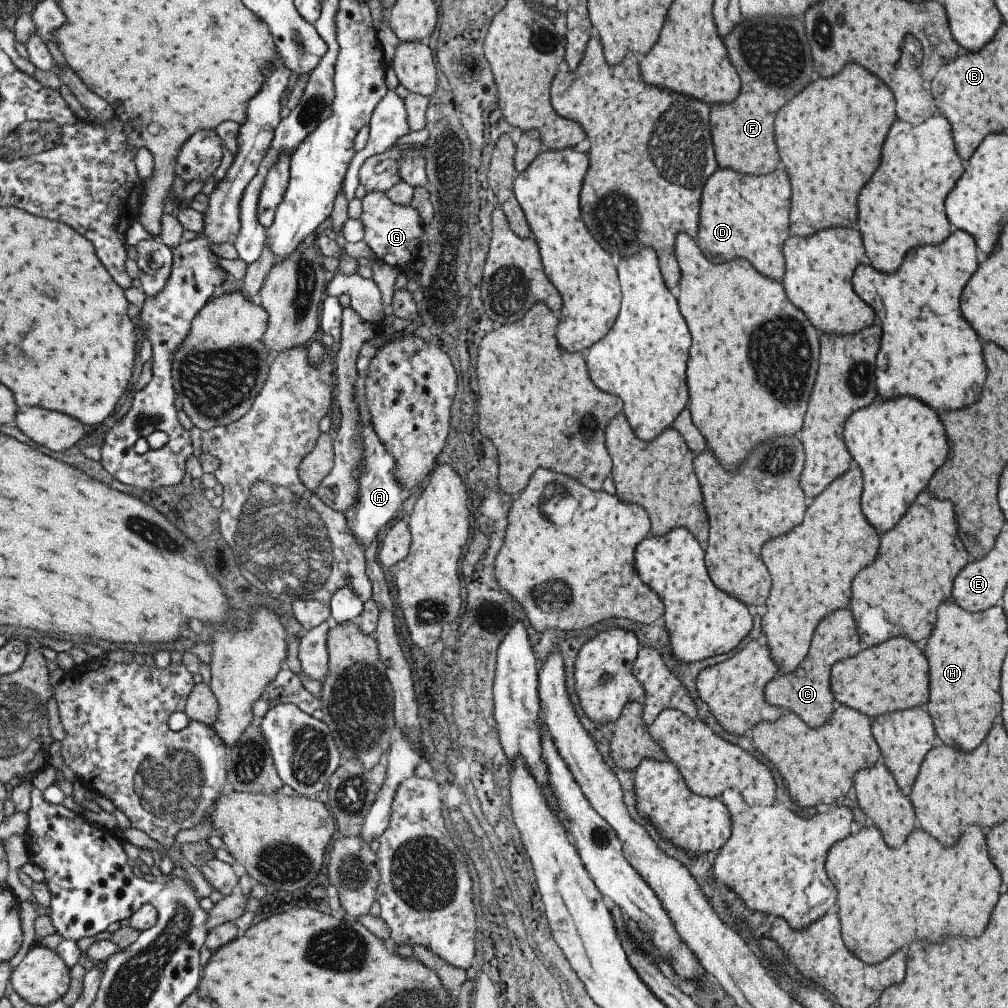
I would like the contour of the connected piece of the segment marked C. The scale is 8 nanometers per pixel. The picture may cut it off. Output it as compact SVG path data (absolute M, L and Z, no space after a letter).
M845 608L845 610L837 610L835 614L829 614L815 628L811 648L803 658L803 662L797 666L797 670L791 674L785 674L785 676L772 678L764 686L765 702L797 714L811 728L821 726L823 722L827 722L827 718L835 710L835 706L839 706L829 692L829 668L833 662L855 656L857 652L859 652L859 642L857 642L857 632L855 632L851 612Z

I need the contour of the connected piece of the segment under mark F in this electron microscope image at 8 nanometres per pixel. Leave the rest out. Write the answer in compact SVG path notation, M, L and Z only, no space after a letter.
M753 18L735 26L731 34L723 38L723 44L727 48L727 58L741 80L741 92L735 102L727 106L713 106L709 112L715 160L719 168L729 168L736 173L769 174L779 164L773 142L775 112L811 82L813 66L803 24L793 18Z

